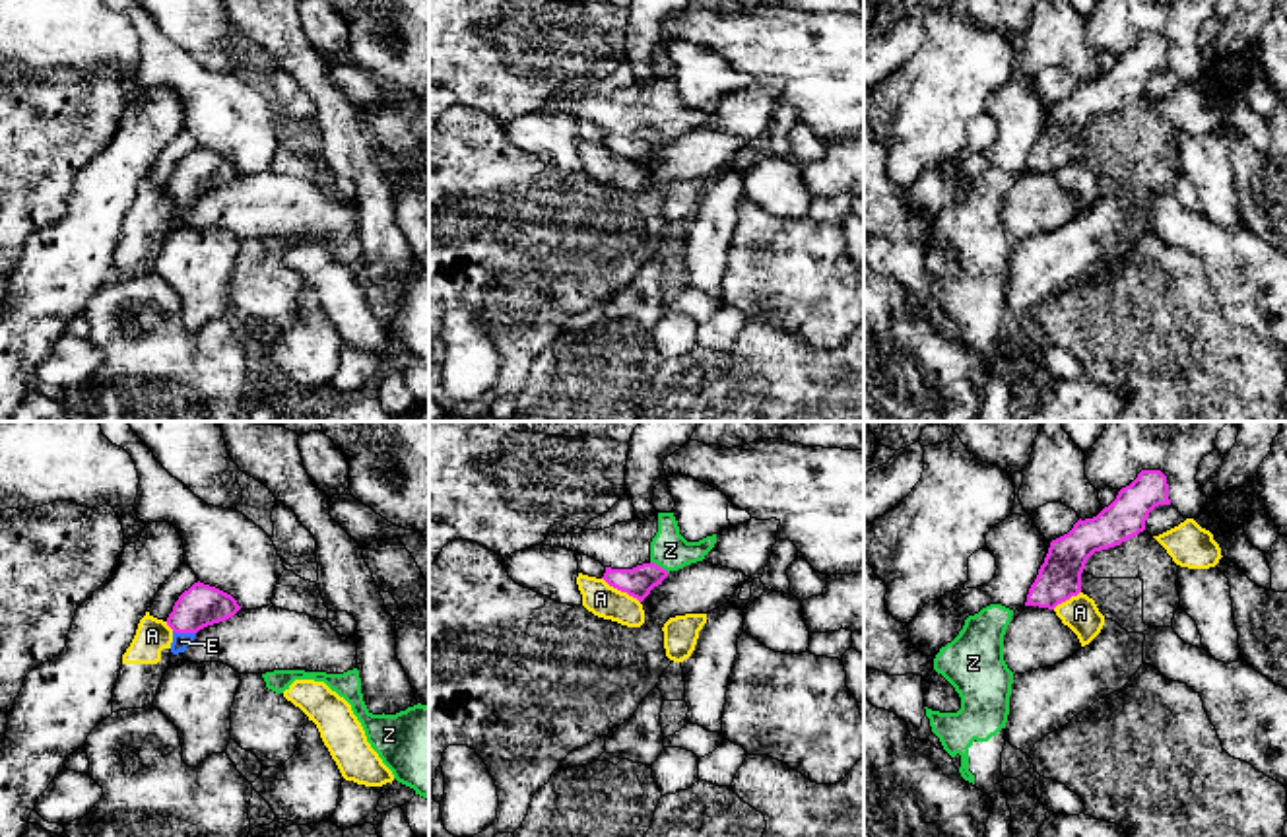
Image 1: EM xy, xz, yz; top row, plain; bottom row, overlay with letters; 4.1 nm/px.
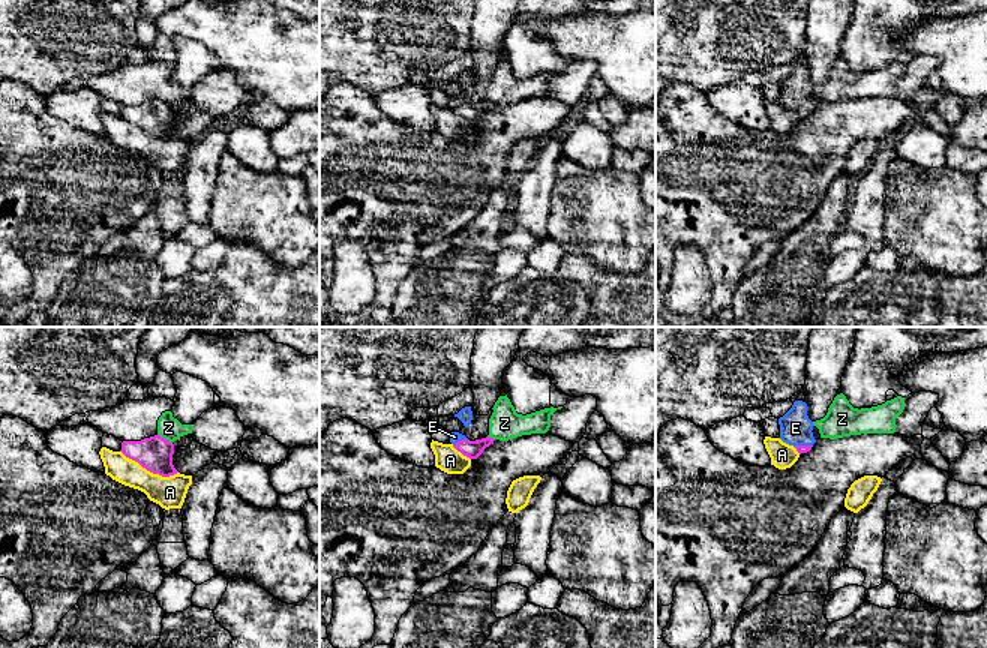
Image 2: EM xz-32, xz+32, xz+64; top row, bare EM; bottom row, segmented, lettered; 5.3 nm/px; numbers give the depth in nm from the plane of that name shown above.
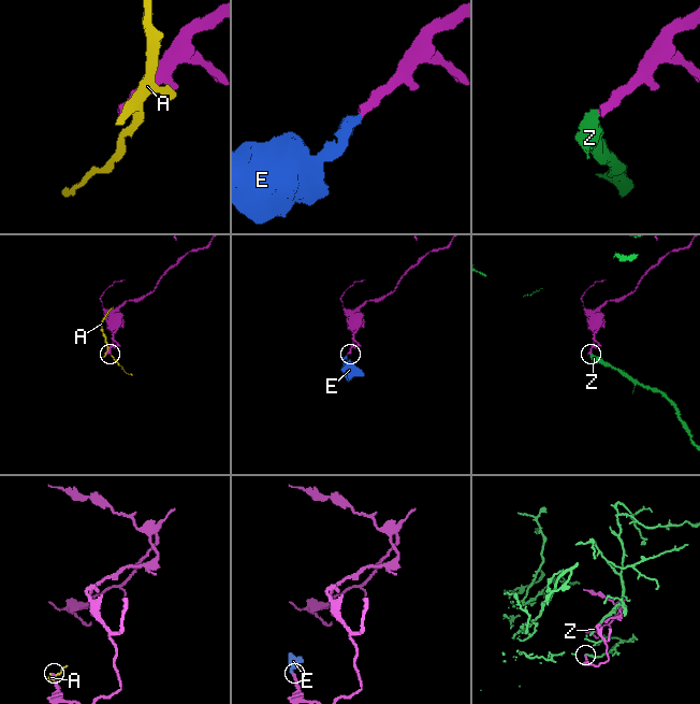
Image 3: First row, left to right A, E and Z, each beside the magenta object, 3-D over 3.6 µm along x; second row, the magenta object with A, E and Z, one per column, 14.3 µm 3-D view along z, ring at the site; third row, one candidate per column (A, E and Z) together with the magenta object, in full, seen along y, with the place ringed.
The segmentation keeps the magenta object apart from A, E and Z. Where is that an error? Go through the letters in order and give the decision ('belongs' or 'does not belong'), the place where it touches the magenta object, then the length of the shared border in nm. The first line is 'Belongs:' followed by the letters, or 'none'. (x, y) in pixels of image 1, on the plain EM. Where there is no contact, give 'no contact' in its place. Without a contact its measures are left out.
Belongs: E
A: does not belong; contact xz (622, 156); length 190 nm
E: belongs; contact xy (185, 197); length 100 nm
Z: does not belong; contact xz (659, 131); length 90 nm

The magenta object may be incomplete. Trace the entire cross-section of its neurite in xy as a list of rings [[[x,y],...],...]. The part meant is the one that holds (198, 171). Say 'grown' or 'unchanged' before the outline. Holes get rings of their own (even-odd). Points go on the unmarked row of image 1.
grown; [[[200,146],[194,148],[179,161],[167,183],[167,190],[173,194],[171,218],[184,218],[200,194],[225,186],[239,175],[241,171],[231,159]]]

